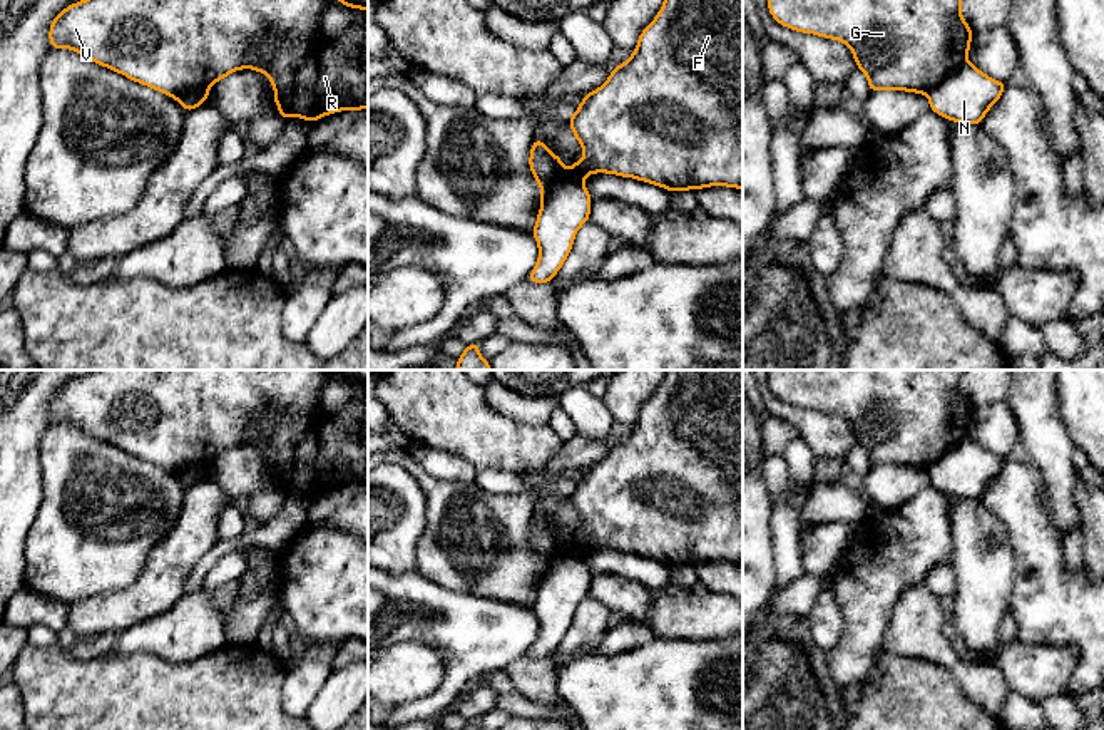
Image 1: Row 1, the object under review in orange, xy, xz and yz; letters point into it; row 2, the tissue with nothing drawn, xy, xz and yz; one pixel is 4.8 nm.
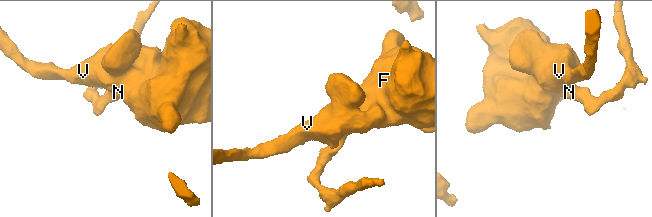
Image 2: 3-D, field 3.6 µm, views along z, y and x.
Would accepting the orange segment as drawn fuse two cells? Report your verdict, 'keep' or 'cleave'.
cleave

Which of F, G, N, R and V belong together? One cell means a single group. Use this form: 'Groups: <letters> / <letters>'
Groups: F G R V / N

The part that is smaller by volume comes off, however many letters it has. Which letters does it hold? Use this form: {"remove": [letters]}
{"remove": ["N"]}

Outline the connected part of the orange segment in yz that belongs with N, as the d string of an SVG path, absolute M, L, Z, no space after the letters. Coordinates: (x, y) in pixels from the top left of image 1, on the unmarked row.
M970 437L942 455L927 472L930 486L953 496L979 501L1002 472L1007 457L997 457Z

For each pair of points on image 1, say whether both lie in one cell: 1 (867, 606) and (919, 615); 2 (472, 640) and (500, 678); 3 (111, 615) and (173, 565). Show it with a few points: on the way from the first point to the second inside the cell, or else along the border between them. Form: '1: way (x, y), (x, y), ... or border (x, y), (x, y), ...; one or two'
1: border (920, 583), (899, 598), (884, 650); two
2: border (502, 670), (485, 673), (472, 685); two
3: way (126, 608), (158, 580); one

